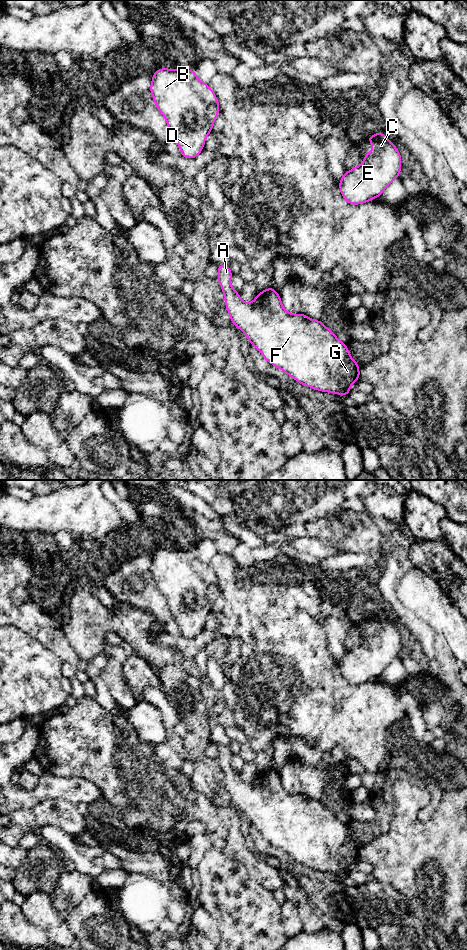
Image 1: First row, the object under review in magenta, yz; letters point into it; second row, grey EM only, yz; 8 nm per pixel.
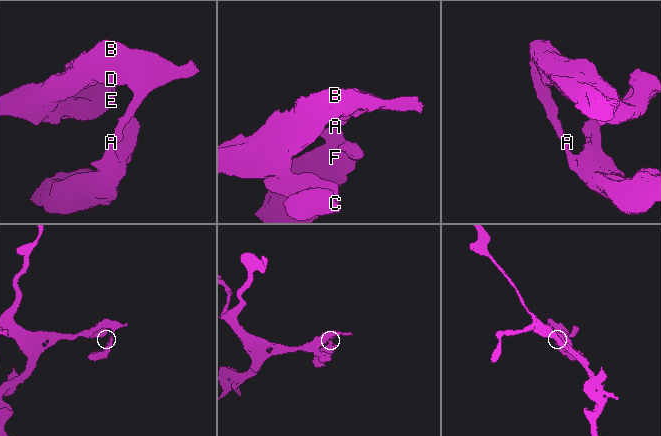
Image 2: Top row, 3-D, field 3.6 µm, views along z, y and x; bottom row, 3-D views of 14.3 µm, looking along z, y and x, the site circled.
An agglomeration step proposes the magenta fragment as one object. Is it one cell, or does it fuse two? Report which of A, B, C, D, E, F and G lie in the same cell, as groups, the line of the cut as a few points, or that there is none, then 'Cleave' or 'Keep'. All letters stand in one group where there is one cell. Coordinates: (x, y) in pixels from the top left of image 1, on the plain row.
Groups: A B C D E F G. No split. Keep

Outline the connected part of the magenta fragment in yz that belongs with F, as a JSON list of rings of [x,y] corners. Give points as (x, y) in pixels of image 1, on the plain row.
[[[216,745],[219,751],[217,760],[222,767],[232,804],[245,813],[252,827],[257,828],[265,840],[306,867],[344,876],[350,873],[351,865],[360,858],[360,853],[359,844],[352,839],[347,825],[320,800],[287,792],[273,766],[259,772],[252,783],[243,782],[238,771],[230,765],[233,756],[230,748]]]

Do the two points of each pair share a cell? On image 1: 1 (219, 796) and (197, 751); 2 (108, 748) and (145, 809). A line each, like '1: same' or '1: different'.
1: same
2: same

